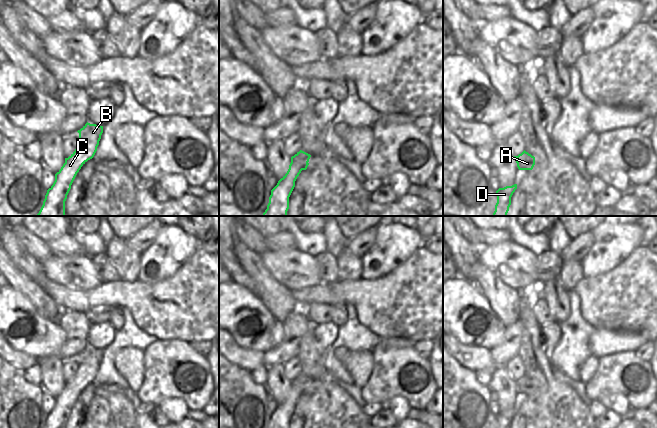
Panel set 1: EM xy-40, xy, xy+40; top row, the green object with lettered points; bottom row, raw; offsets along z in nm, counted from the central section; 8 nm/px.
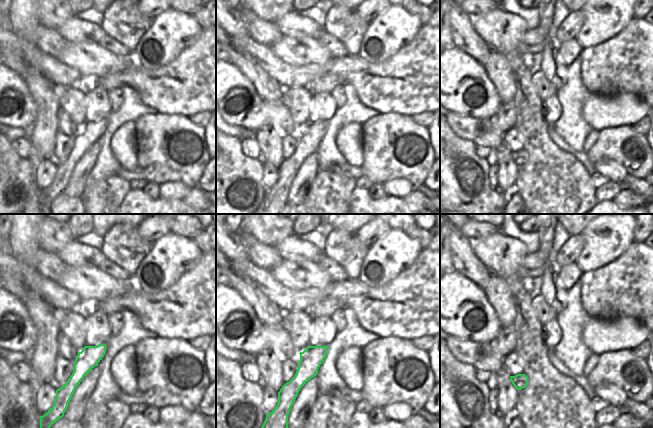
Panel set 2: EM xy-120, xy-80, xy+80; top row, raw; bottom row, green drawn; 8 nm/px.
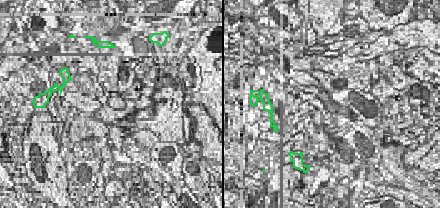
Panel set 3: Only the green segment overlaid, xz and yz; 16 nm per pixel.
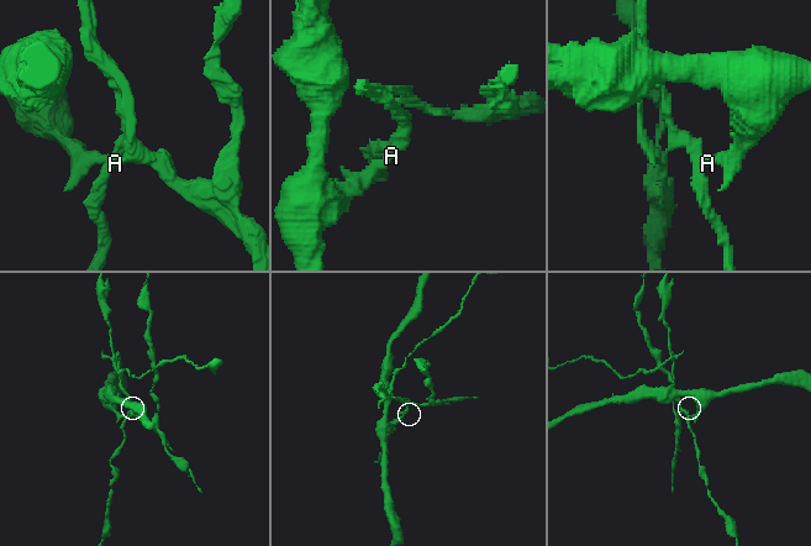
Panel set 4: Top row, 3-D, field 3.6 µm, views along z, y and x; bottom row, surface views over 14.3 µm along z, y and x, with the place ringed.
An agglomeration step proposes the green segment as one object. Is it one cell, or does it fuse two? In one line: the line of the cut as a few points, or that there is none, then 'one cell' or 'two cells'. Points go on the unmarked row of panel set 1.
cut in xy along (307, 386), (302, 393); two cells

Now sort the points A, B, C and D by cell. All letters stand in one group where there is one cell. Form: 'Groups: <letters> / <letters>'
Groups: A / B C D.

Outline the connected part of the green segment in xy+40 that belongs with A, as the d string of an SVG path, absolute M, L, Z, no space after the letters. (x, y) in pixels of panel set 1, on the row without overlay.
M525 374L518 380L514 380L519 394L532 394L535 389L535 381Z

